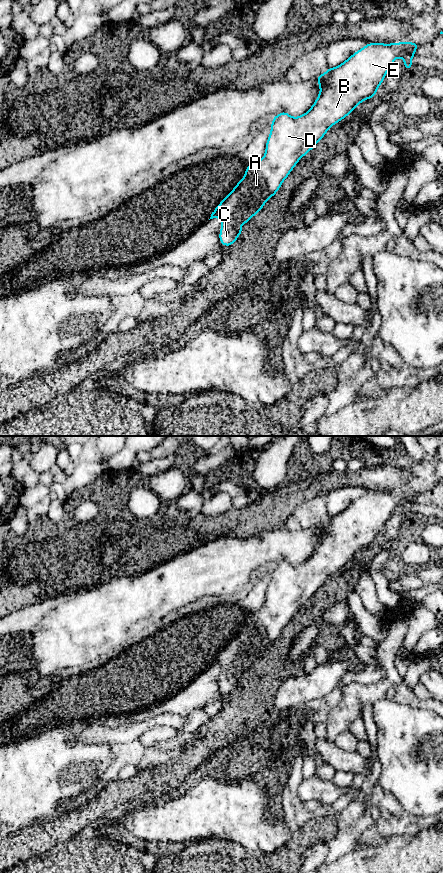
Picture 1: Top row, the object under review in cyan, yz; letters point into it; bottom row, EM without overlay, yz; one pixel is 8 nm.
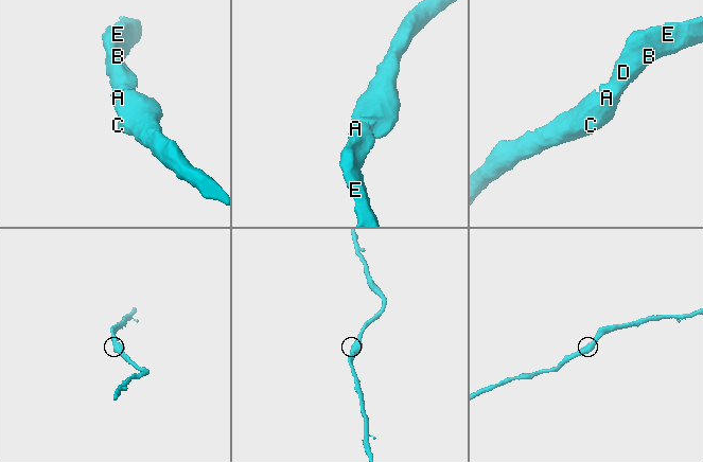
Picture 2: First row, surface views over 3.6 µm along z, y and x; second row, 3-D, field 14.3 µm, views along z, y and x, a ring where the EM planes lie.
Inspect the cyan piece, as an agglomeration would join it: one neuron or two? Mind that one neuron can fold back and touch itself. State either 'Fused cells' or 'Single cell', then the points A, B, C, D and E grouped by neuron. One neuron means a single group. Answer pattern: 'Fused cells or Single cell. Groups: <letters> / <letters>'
Single cell. Groups: A B C D E

